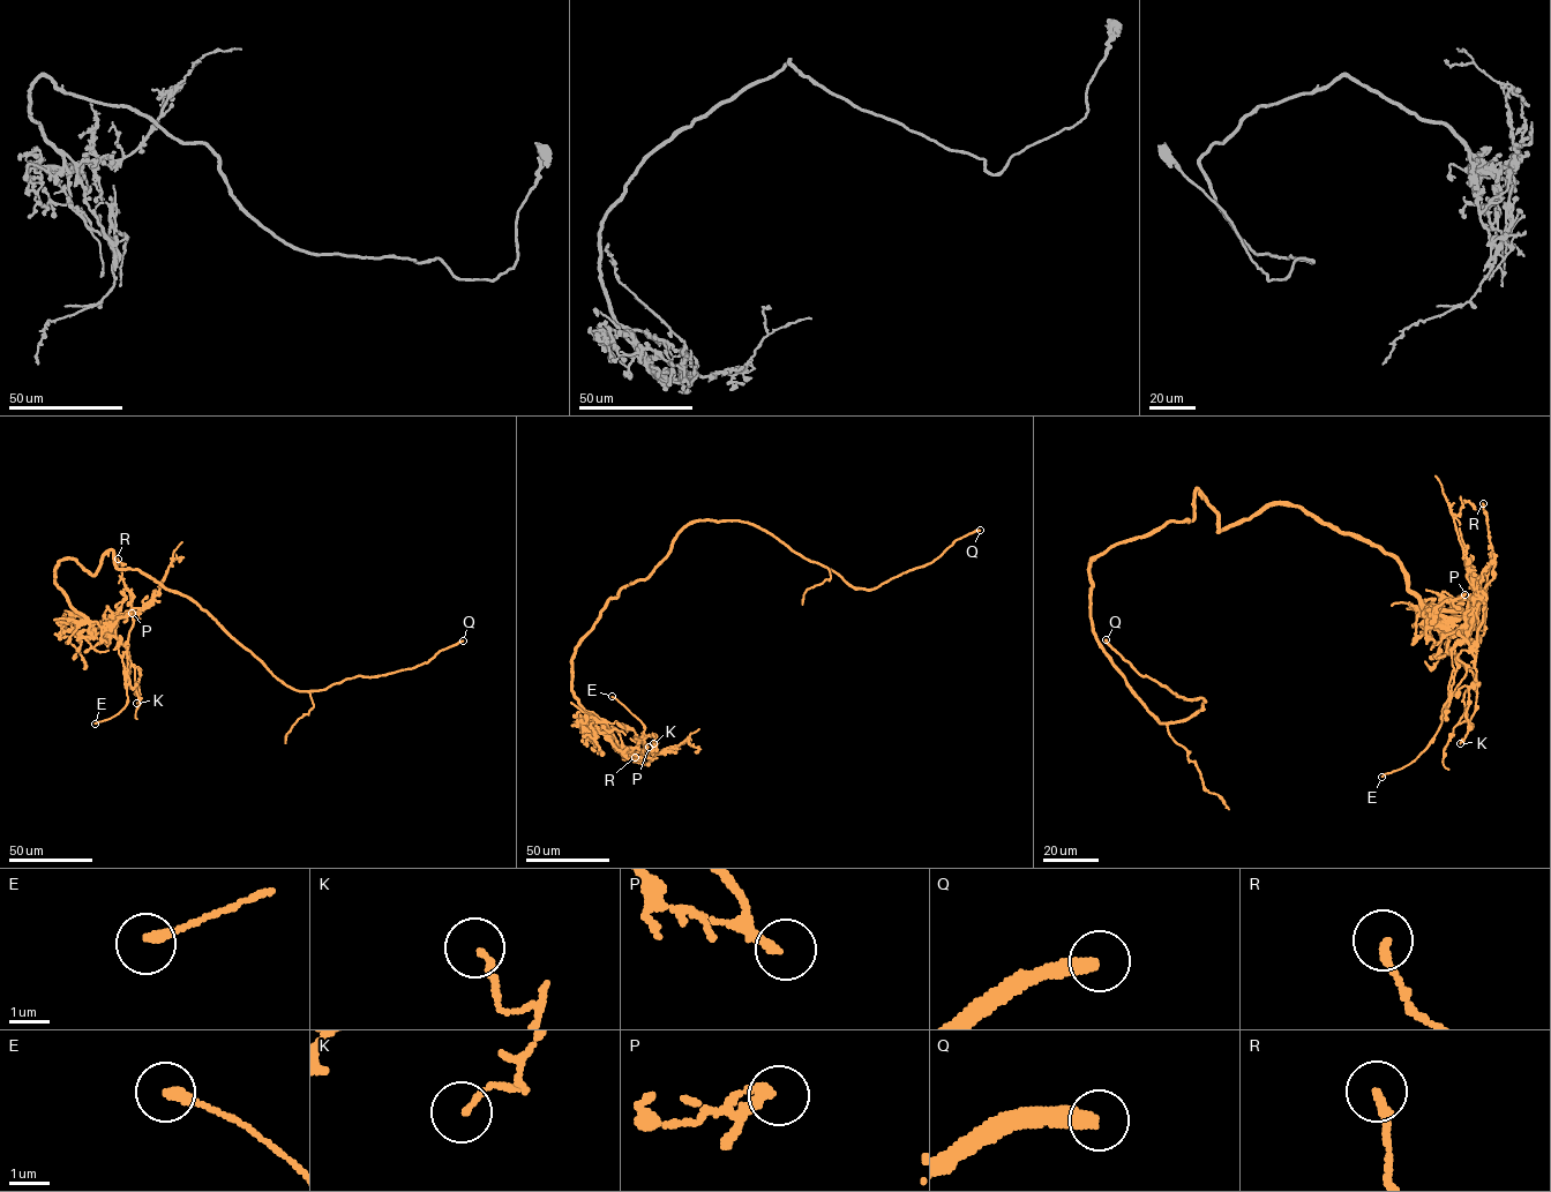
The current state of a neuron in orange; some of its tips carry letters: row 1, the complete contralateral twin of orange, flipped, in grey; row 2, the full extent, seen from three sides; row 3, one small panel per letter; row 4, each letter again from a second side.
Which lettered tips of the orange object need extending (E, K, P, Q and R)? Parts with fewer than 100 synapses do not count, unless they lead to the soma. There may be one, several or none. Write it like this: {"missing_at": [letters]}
{"missing_at": ["Q"]}

